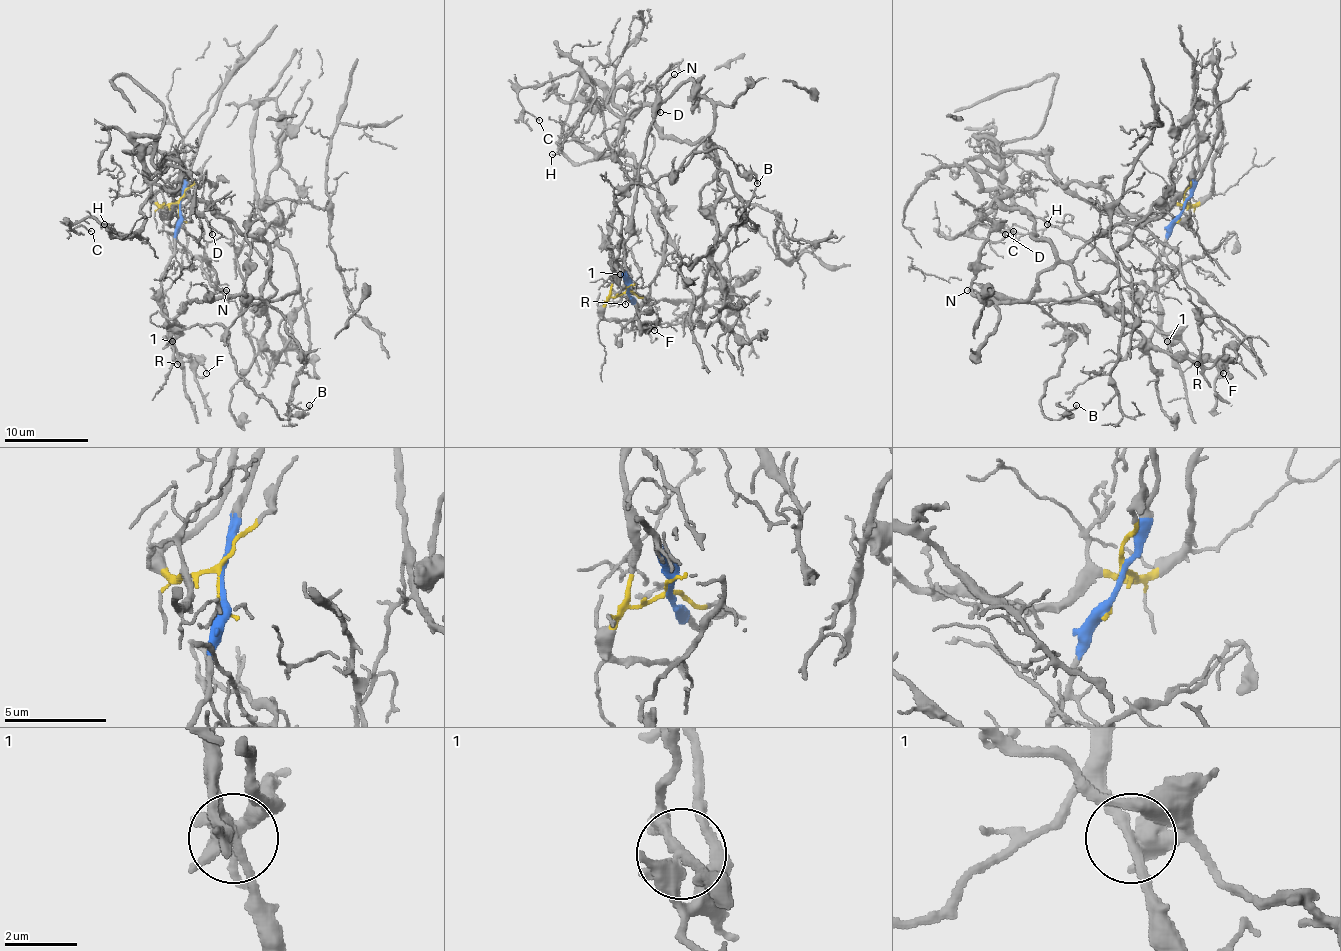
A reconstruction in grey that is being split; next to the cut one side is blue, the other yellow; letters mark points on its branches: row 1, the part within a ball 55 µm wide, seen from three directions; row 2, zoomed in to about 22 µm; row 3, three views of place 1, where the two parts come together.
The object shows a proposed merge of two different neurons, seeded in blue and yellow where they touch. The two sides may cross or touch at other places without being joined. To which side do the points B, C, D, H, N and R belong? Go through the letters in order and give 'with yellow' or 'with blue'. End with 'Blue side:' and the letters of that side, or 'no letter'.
B: with yellow
C: with yellow
D: with yellow
H: with yellow
N: with yellow
R: with blue
Blue side: R

